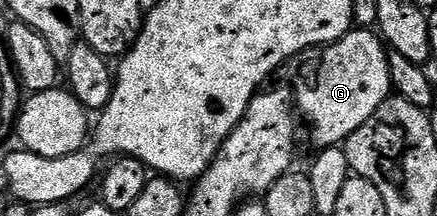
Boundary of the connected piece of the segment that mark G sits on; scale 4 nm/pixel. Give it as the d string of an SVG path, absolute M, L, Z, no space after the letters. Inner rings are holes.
M355 27L341 39L328 45L319 45L316 49L306 49L284 64L282 76L291 80L289 85L293 90L293 100L302 120L304 117L311 124L311 137L316 141L316 146L342 146L353 135L353 131L365 124L375 114L377 107L381 107L392 96L387 50L388 46L378 32Z

